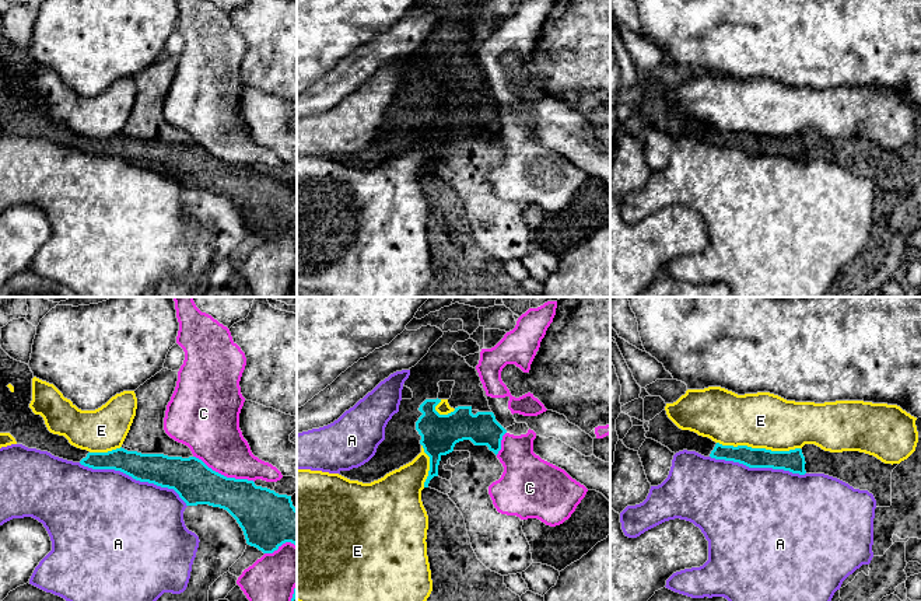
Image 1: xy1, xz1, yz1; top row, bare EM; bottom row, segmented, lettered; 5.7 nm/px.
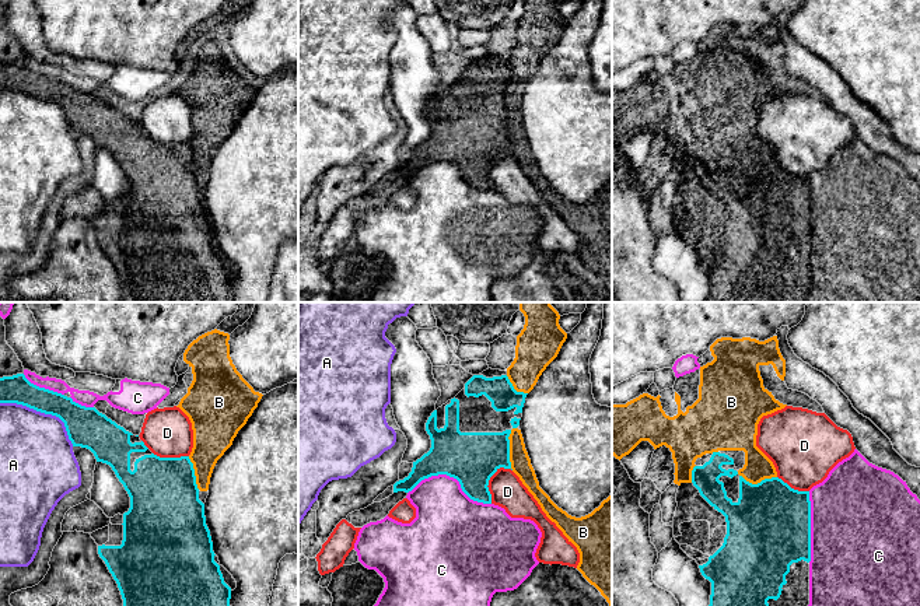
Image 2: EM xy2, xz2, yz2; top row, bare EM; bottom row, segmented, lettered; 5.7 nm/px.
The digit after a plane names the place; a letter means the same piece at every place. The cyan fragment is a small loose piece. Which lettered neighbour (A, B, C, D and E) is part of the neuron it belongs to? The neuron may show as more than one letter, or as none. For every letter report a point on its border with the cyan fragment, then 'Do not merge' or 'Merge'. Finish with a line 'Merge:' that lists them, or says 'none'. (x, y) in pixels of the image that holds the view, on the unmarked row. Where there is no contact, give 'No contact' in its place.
A: Touches cyan at xy1 (135, 164). Do not merge
B: Touches cyan at xz2 (509, 135). Do not merge
C: Touches cyan at xz2 (451, 163). Do not merge
D: Touches cyan at xz2 (489, 165). Do not merge
E: Touches cyan at yz1 (759, 135). Do not merge
Merge: none

